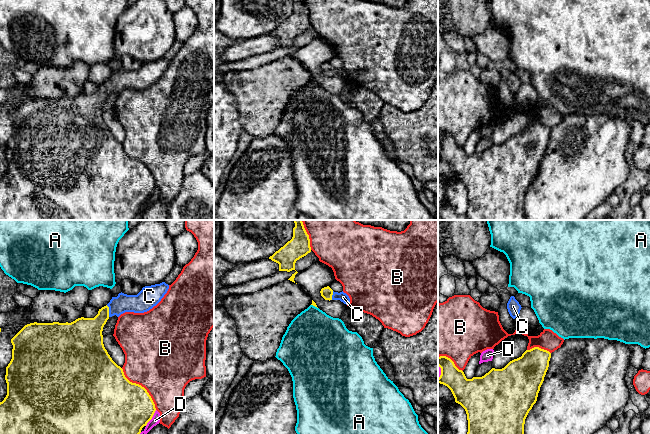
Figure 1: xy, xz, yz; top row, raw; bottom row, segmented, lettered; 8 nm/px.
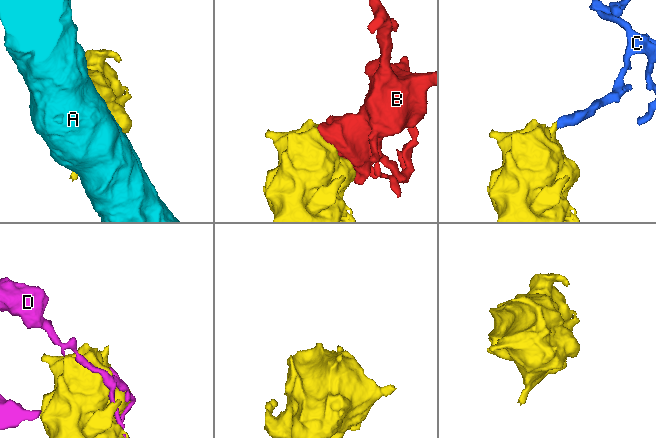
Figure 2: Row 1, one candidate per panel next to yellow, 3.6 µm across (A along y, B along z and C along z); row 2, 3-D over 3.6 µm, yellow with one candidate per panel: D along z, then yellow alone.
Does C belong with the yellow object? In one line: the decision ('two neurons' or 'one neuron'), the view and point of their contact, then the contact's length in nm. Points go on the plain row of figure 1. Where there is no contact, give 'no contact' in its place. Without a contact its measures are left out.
one neuron; meets yellow in xy at (108, 87); contact 100 nm long

